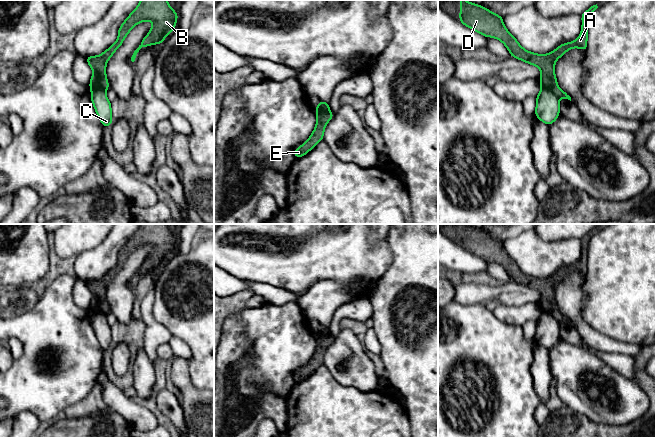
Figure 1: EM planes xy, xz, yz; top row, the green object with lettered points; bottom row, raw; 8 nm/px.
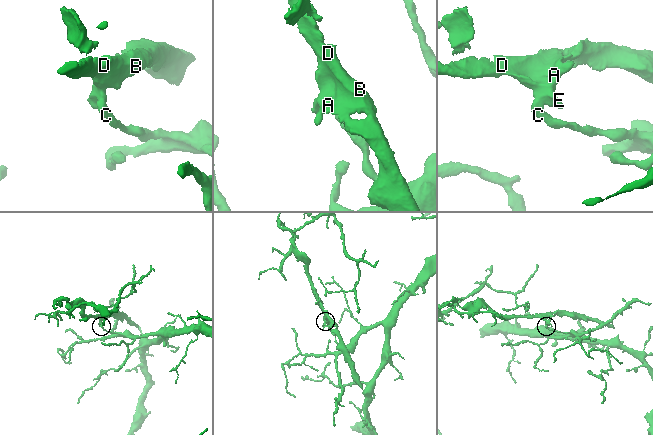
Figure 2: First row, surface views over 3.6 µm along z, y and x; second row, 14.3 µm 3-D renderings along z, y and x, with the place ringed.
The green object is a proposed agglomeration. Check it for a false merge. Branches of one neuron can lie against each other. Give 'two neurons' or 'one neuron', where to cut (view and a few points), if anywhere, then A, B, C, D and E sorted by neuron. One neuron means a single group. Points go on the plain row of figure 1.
two neurons; cut in yz along (542, 310), (549, 313), (558, 322); A B D E / C

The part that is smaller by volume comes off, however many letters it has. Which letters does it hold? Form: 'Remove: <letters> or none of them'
Remove: A, B, D, E

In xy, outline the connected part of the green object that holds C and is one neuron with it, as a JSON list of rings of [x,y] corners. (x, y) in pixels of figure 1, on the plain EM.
[[[92,314],[91,325],[102,349],[104,351],[112,349],[111,326],[106,320],[106,315]]]

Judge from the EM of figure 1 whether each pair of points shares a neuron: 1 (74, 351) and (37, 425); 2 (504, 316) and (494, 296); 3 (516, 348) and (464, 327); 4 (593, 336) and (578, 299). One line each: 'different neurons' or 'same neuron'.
1: different neurons
2: different neurons
3: same neuron
4: same neuron

